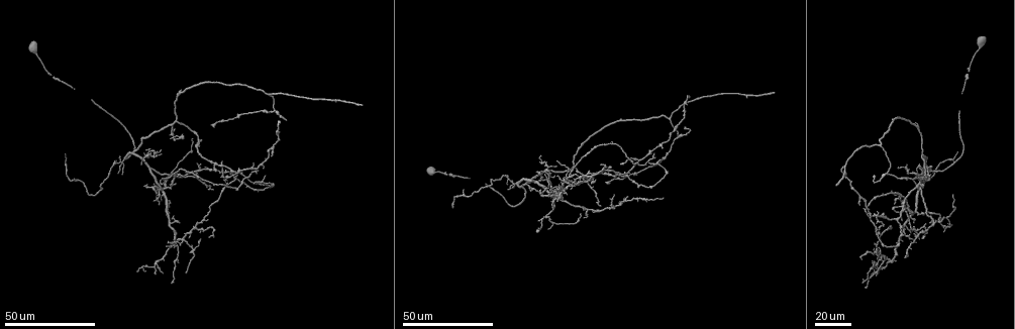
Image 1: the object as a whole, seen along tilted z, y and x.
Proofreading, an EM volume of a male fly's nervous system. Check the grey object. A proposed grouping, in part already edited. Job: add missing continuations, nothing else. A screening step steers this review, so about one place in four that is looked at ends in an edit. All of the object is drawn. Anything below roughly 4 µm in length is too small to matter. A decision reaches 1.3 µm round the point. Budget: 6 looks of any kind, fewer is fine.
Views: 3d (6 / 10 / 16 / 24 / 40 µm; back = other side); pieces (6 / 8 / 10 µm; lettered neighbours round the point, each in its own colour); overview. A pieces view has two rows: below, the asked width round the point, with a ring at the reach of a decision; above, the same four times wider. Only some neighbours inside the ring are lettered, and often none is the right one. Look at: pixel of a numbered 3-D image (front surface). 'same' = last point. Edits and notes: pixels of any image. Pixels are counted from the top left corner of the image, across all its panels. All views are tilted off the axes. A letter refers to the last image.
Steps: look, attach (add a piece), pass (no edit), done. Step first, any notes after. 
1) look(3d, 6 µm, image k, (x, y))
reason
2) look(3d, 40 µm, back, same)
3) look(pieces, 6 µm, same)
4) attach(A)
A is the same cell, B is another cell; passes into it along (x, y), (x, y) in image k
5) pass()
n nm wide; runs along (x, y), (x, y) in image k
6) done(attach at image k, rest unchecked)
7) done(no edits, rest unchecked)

look(3d, 40 µm, image 1, (455, 175))
free end

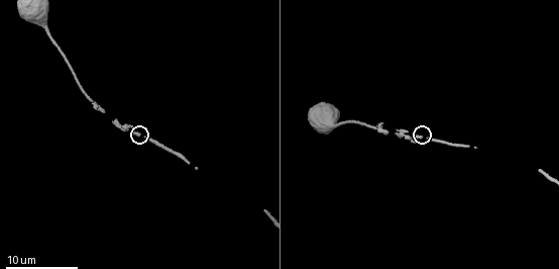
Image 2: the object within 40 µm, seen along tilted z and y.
look(pieces, 10 µm, image 2, (132, 127))
what lies round it

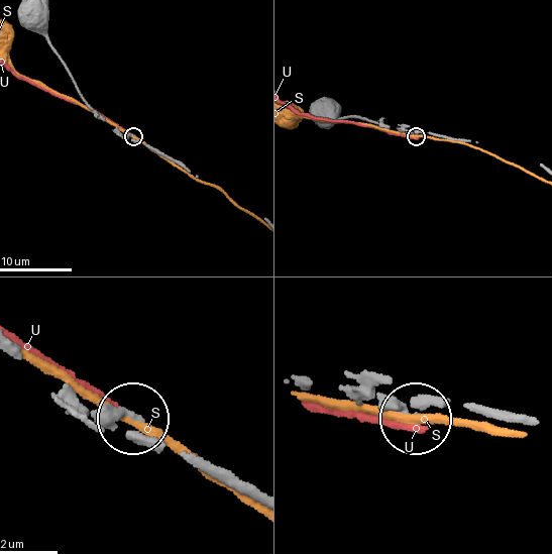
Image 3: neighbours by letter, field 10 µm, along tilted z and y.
pass()
200 nm wide; S and U are other cells; none of them fits

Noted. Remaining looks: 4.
look(3d, 24 µm, image 1, (914, 225))
branch stops here

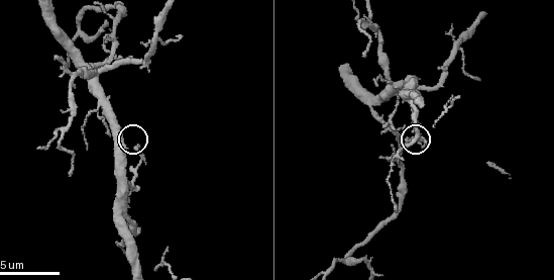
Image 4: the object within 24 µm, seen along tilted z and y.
look(pieces, 10 µm, image 4, (419, 142))

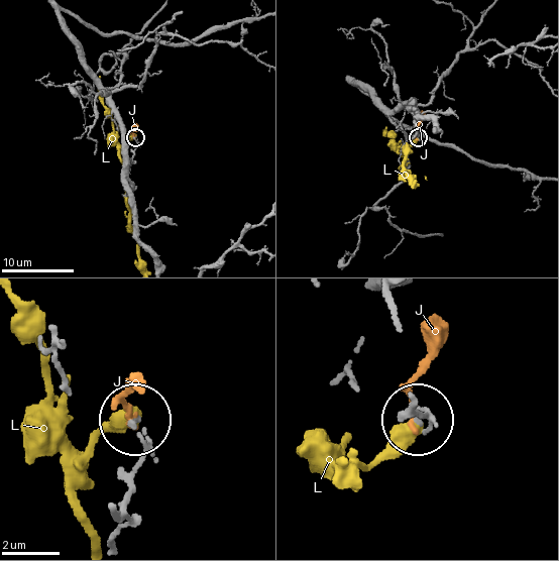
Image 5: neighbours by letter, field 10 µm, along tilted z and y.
pass()
160 nm wide; J and L are other cells; none of them fits

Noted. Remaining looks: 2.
look(3d, 40 µm, image 1, (162, 272))

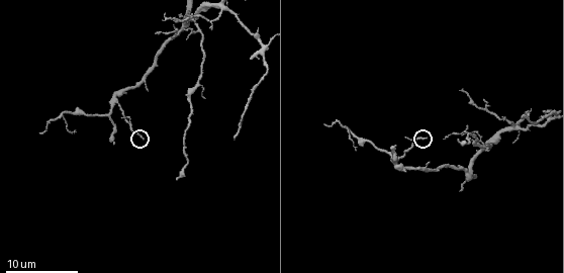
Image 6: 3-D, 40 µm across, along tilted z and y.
look(pieces, 6 µm, image 6, (141, 138))

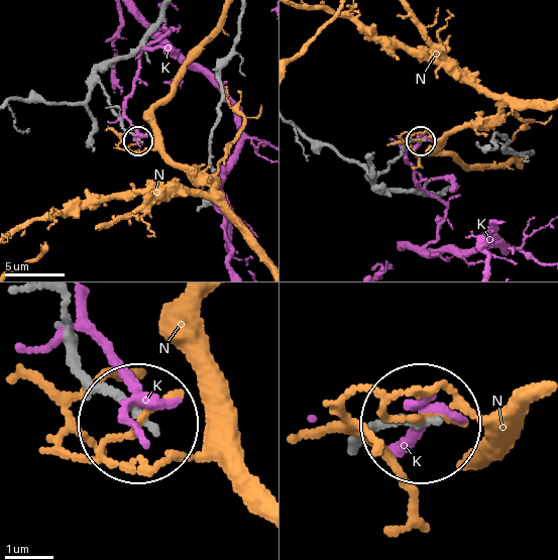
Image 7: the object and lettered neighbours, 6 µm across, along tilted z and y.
pass()
K and N are other cells; runs along (162, 17), (131, 52), (110, 61), (96, 76), (138, 139) in image 7; no lettered piece goes on from it

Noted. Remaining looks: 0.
done(no edits, rest unchecked)

